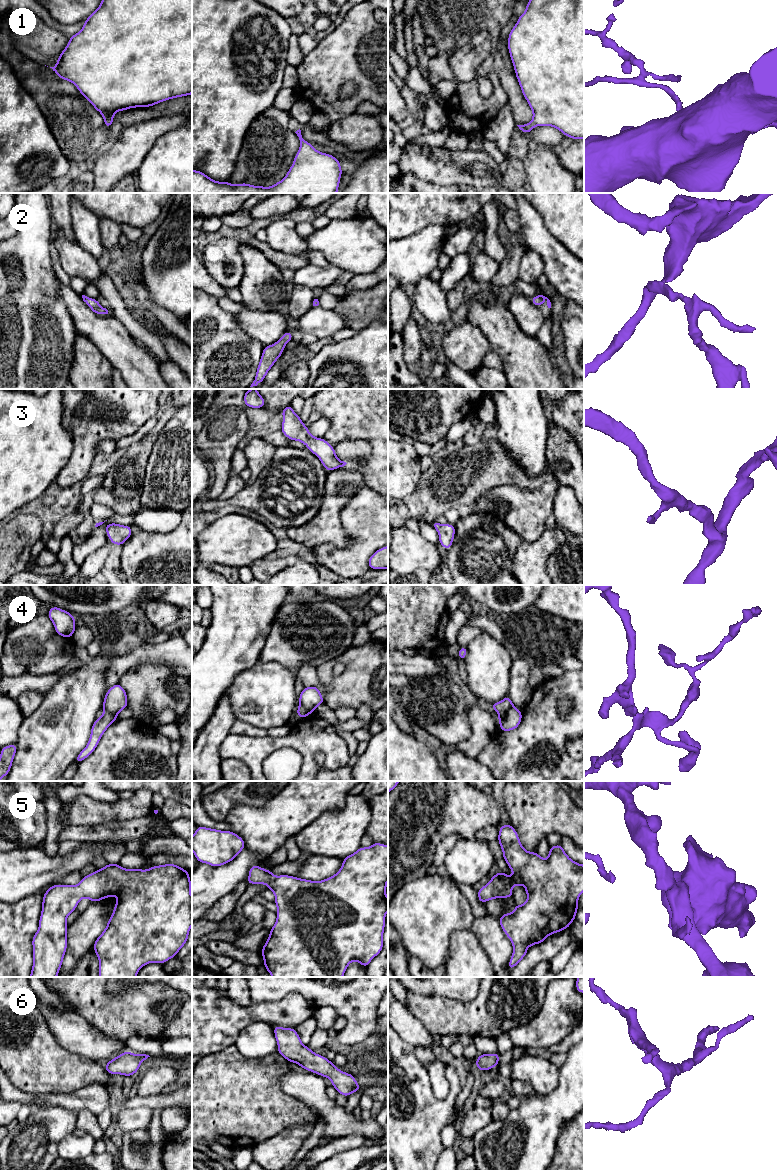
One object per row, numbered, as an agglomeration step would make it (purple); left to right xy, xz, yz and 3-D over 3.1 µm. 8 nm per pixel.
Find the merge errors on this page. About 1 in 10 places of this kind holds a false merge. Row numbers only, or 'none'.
4

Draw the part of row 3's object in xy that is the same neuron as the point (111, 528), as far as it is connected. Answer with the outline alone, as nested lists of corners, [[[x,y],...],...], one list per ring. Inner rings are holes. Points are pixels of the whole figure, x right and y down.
[[[108,523],[106,525],[106,534],[112,544],[123,546],[124,542],[128,540],[132,534],[132,526]]]

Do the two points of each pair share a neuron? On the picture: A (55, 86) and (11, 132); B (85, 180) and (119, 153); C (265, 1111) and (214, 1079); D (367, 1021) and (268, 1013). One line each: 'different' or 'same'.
A: different
B: different
C: same
D: different

